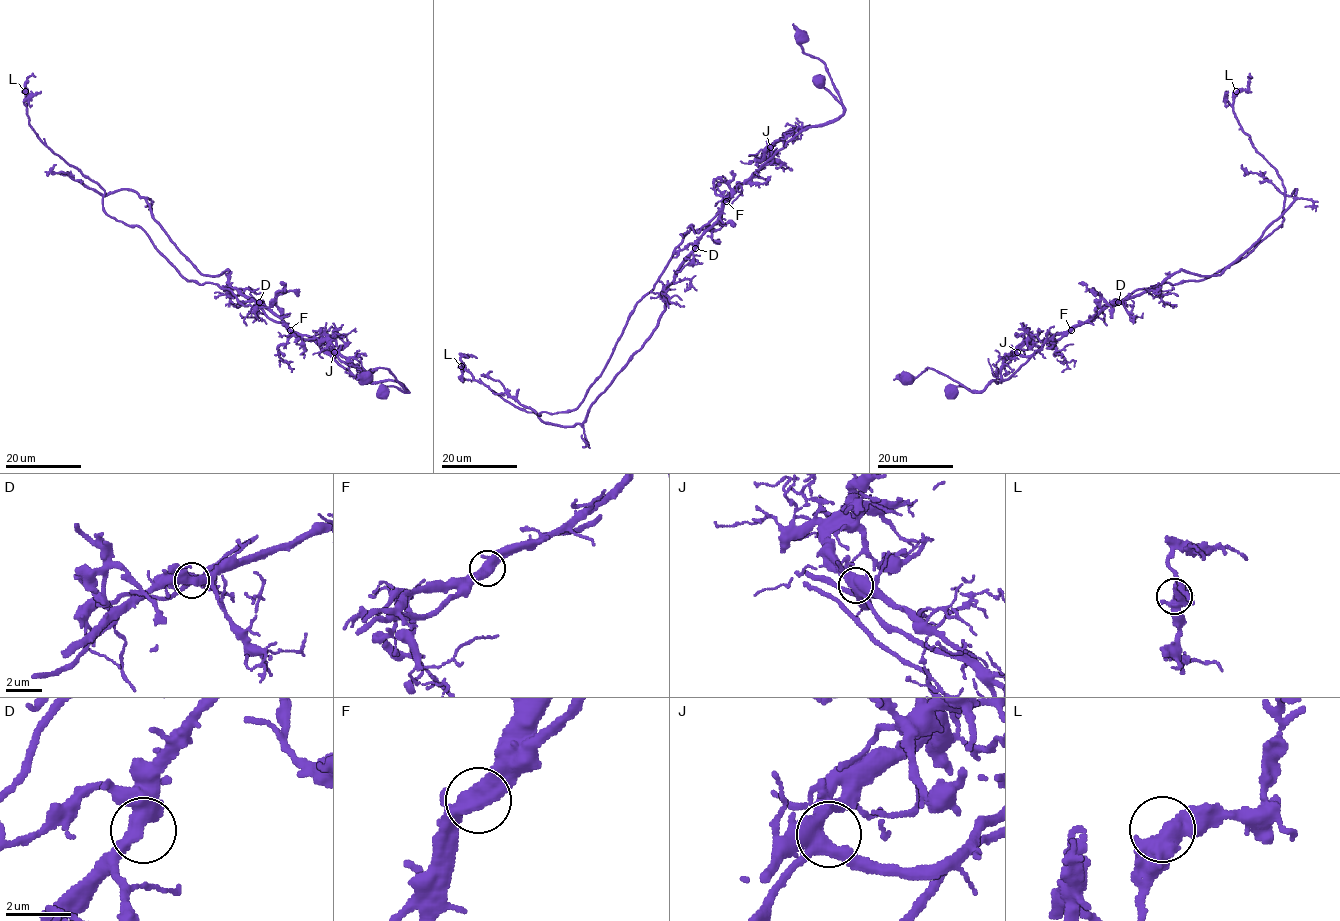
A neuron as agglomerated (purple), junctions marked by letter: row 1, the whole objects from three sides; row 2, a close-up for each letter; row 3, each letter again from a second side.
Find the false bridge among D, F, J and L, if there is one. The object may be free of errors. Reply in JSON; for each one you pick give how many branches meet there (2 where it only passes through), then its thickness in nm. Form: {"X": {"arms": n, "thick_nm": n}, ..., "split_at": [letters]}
{"F": {"arms": 2, "thick_nm": 500}, "split_at": ["F"]}

